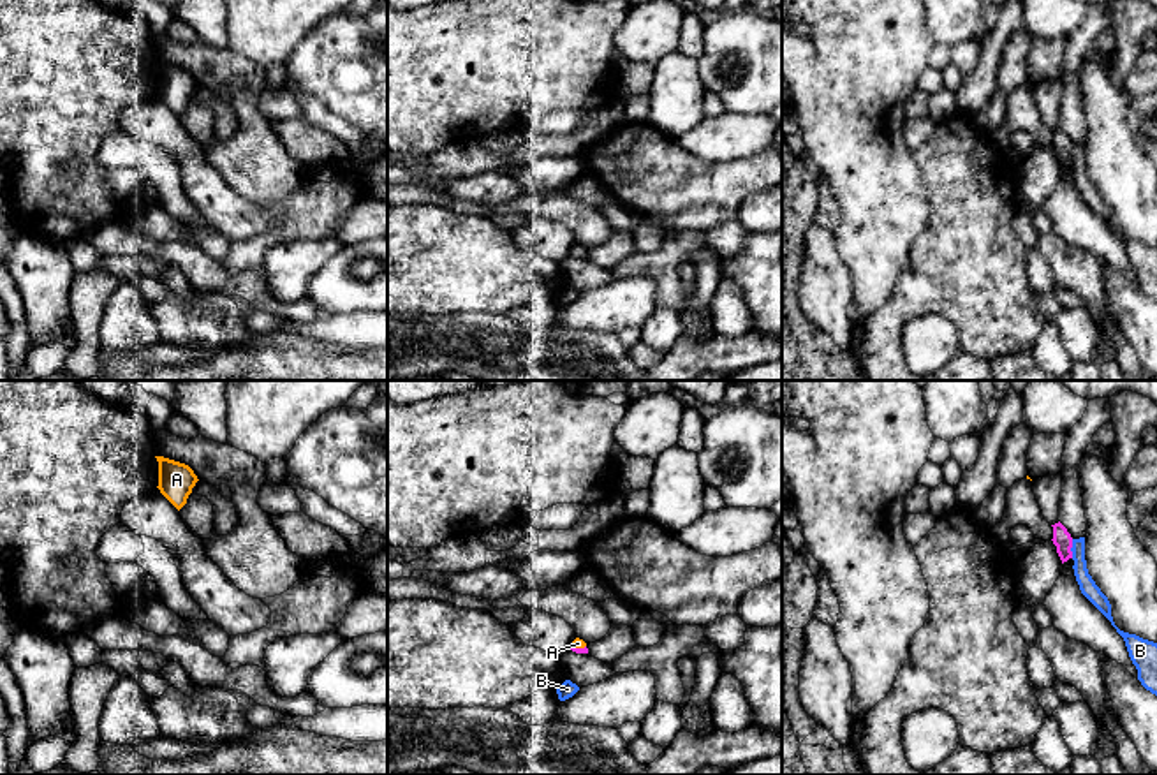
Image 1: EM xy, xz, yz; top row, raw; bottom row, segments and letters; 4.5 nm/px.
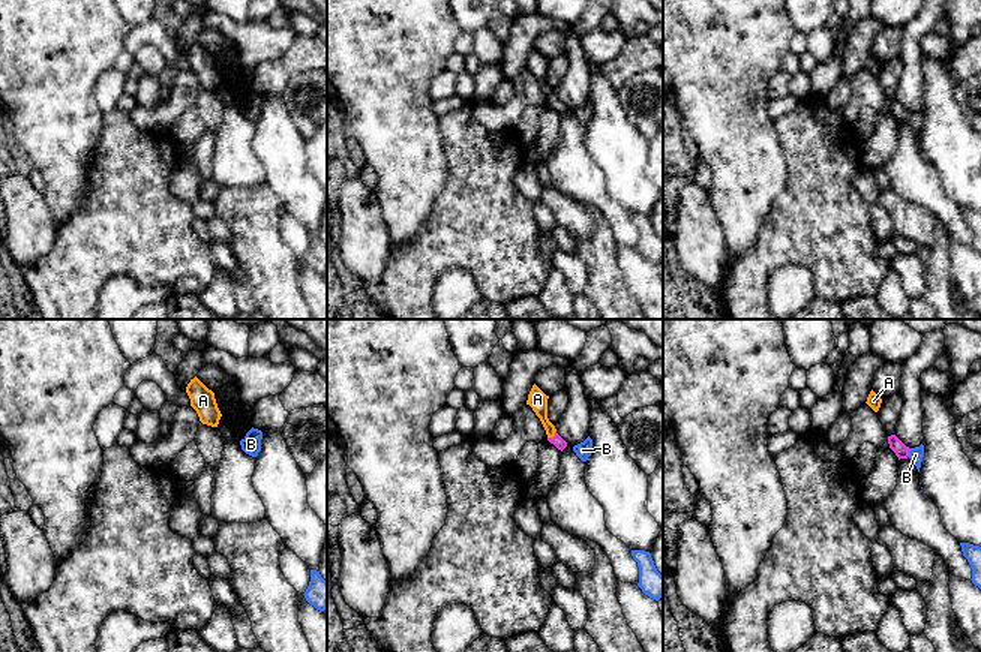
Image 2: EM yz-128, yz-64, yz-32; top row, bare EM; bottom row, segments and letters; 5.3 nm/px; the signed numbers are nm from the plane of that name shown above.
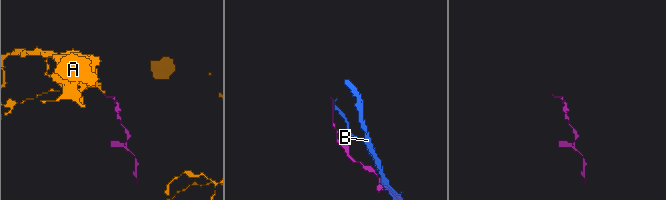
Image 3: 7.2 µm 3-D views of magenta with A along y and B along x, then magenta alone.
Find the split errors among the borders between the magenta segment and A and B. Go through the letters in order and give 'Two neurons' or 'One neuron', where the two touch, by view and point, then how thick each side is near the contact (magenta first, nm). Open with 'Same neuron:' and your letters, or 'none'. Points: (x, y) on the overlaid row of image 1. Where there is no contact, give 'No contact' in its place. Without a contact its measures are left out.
Same neuron: A
A: One neuron. Touches magenta at xz (578, 649). Thickness 30 nm (magenta) against 50 nm
B: Two neurons. Touches magenta at yz (1071, 546). Thickness 90 nm (magenta) against 80 nm

